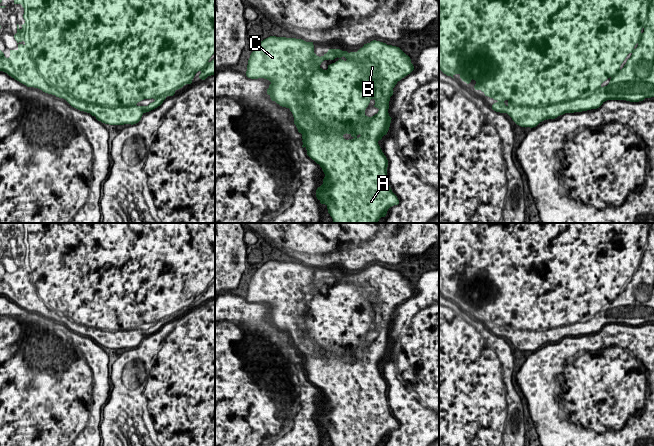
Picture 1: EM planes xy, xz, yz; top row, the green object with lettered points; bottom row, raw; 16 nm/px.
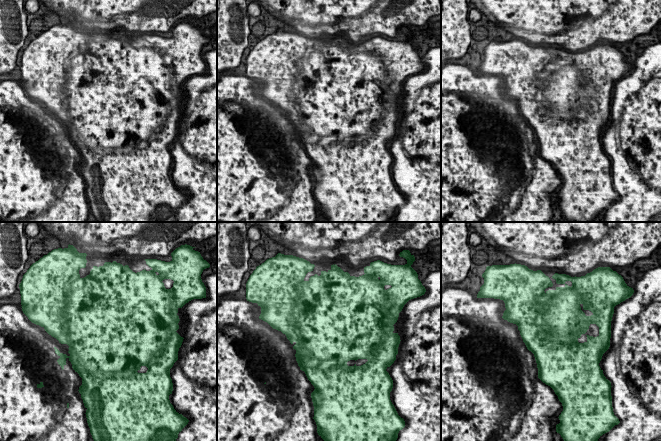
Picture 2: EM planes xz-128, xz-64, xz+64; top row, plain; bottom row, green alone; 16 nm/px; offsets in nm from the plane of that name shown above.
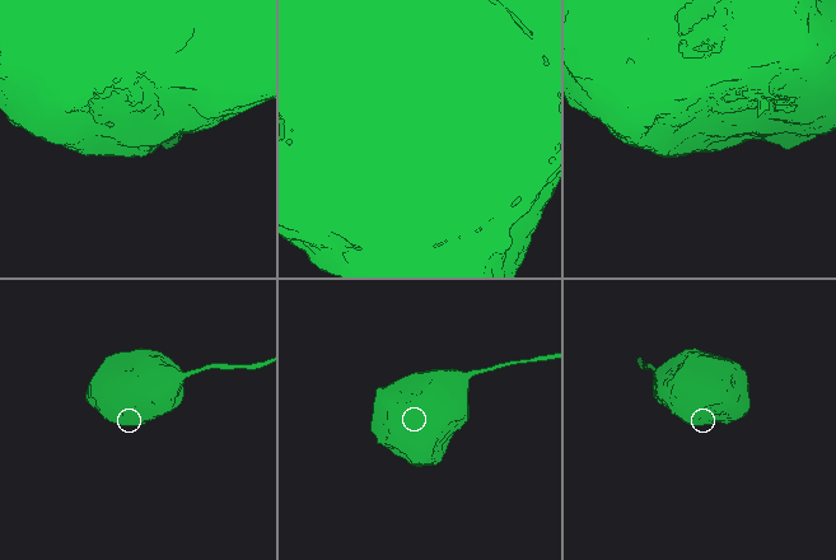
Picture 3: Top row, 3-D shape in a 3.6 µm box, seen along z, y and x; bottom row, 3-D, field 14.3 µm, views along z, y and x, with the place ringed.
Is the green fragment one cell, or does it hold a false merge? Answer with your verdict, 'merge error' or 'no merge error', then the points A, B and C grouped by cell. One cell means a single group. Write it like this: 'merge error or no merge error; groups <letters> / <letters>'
no merge error; groups A B C

